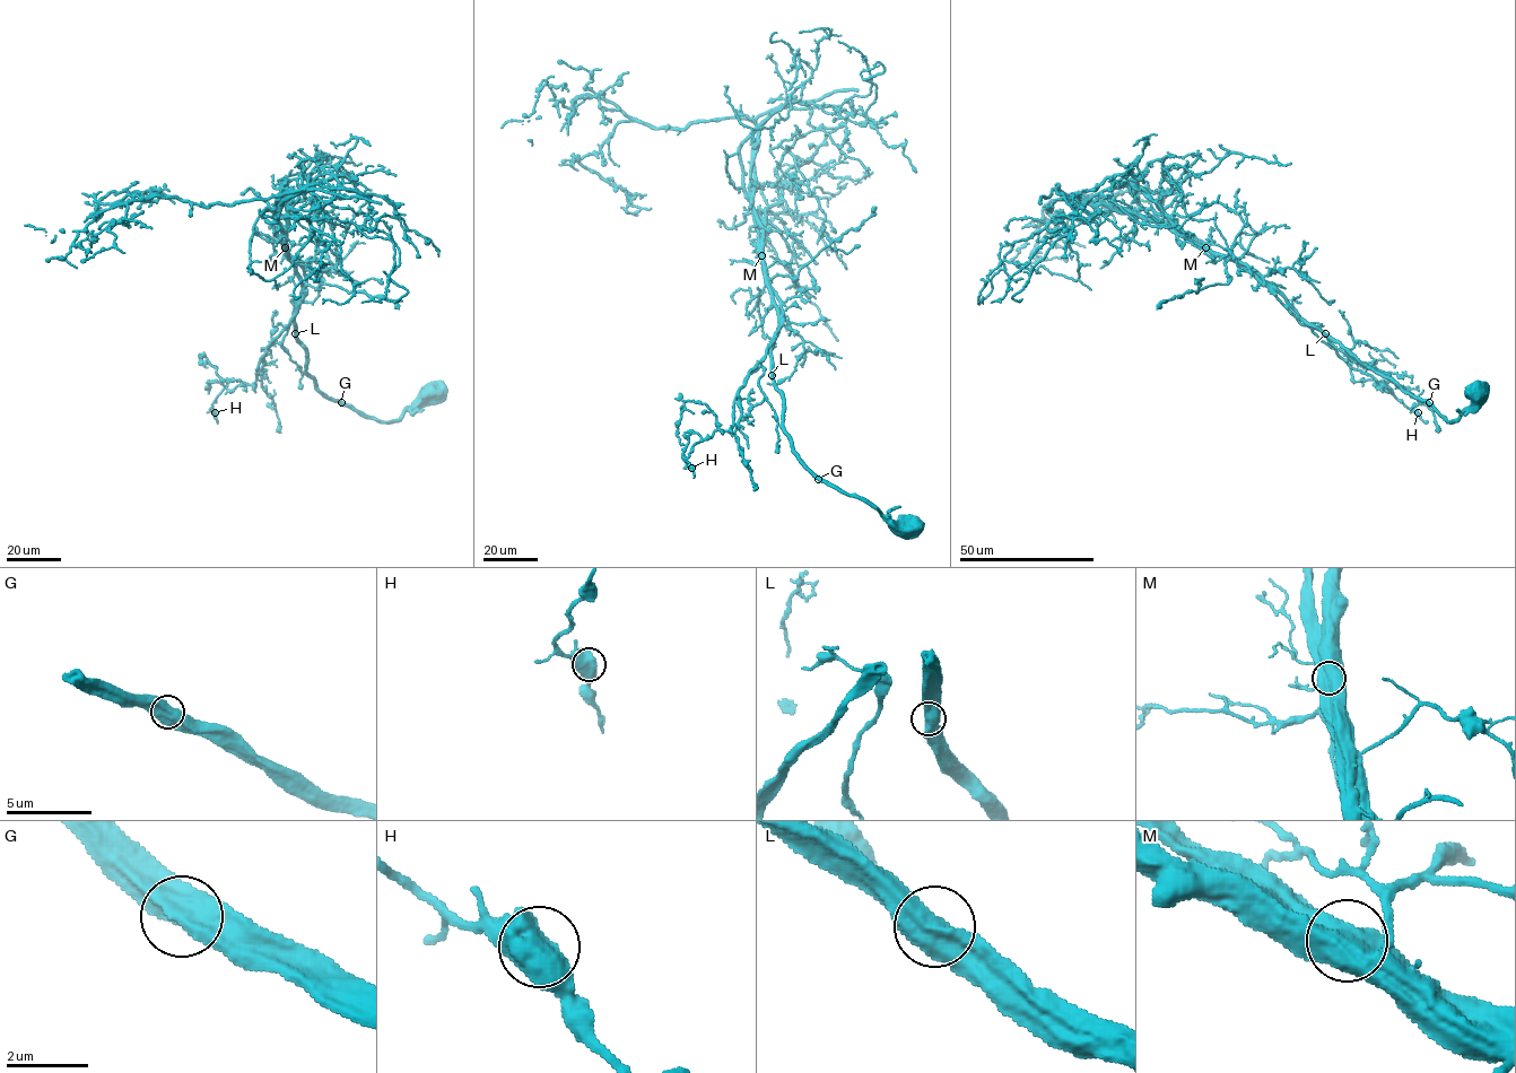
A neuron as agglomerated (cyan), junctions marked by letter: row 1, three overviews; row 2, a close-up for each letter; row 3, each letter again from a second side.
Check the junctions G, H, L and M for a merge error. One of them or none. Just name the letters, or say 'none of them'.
M

